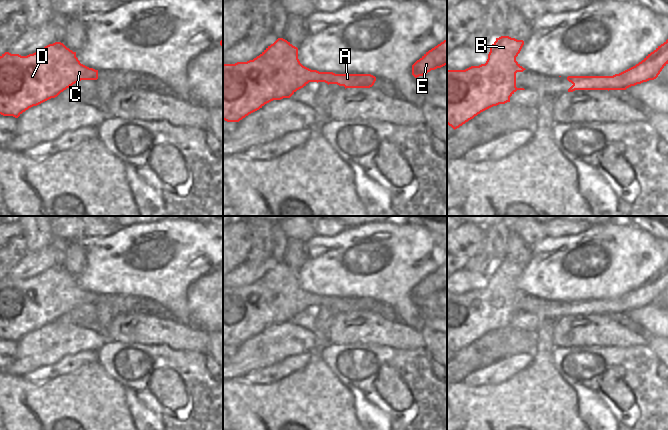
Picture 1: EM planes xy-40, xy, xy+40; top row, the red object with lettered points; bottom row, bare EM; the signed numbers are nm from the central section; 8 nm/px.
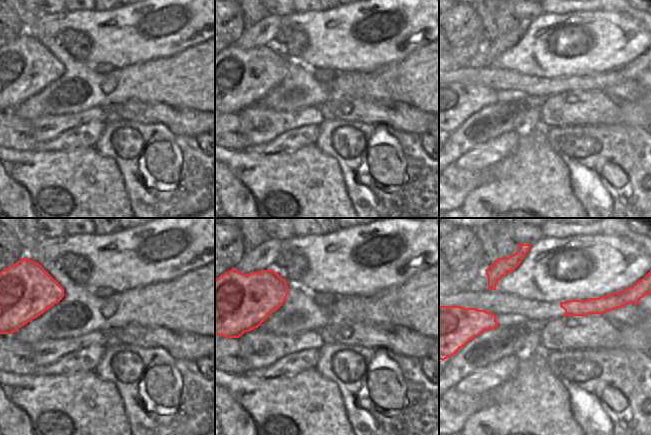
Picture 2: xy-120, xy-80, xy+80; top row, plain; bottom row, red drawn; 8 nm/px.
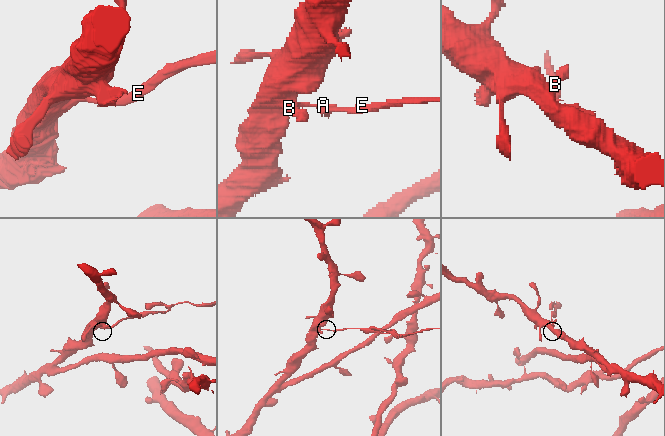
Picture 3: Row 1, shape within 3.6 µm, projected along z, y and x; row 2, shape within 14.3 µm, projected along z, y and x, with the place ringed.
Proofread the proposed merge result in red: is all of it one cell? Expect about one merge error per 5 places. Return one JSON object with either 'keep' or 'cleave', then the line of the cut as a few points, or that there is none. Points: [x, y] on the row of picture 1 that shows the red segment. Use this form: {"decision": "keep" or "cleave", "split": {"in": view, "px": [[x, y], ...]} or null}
{"decision": "cleave", "split": {"in": "xy", "px": [[324, 72], [321, 81]]}}

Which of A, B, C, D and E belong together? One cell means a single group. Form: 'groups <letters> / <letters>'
groups A E / B C D

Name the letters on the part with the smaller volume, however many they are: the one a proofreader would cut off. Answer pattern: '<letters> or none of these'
A, E

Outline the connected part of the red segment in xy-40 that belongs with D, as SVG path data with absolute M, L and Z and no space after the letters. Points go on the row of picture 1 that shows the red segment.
M61 42L49 44L27 56L5 52L0 56L0 114L18 118L29 108L57 97L81 80L97 79L98 70L81 64L76 52Z

